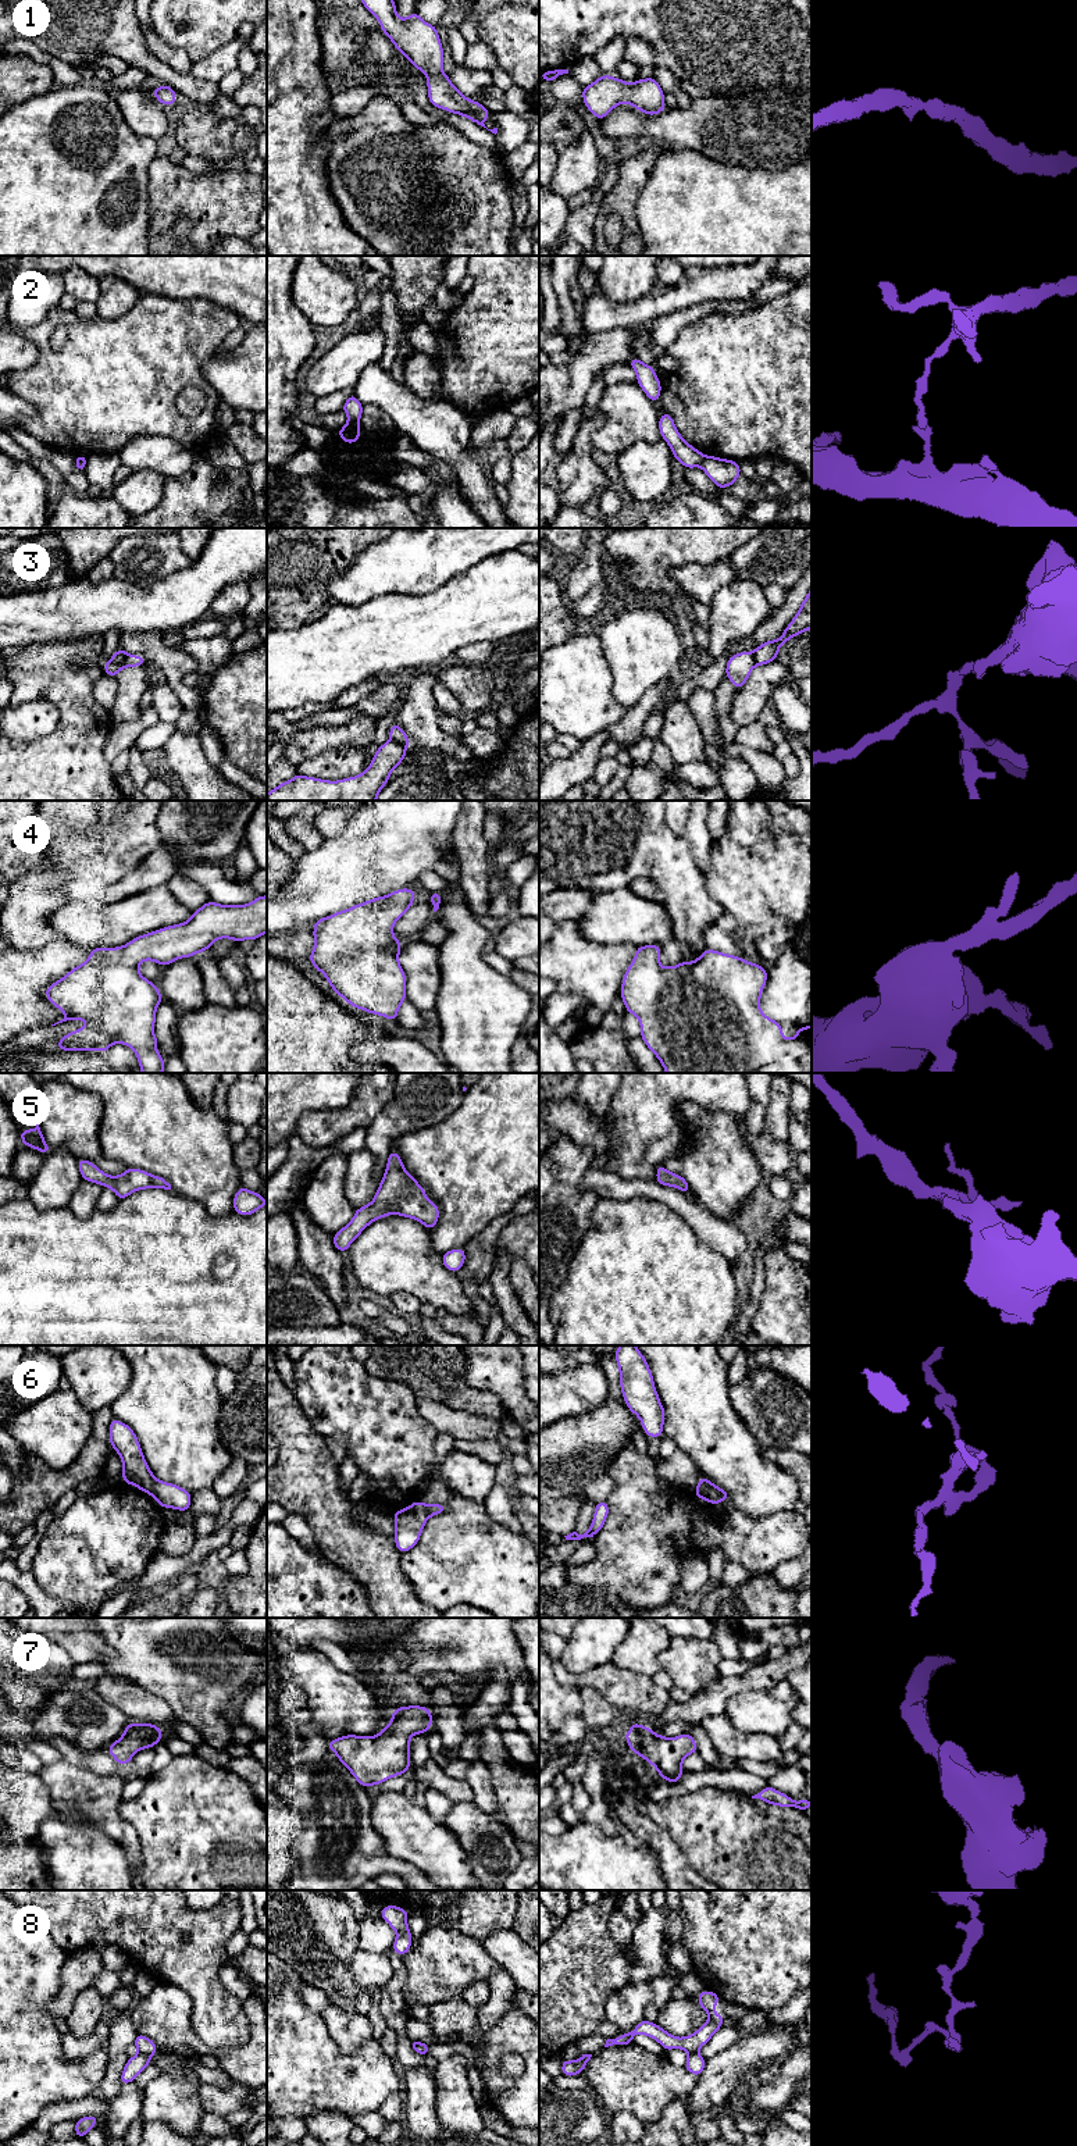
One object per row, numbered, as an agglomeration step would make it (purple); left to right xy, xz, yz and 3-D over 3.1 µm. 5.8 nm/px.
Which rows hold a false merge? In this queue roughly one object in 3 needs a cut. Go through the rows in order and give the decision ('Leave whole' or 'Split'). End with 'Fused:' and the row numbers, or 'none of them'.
1: Leave whole
2: Split
3: Split
4: Leave whole
5: Leave whole
6: Split
7: Leave whole
8: Split
Fused: 2, 3, 6, 8

